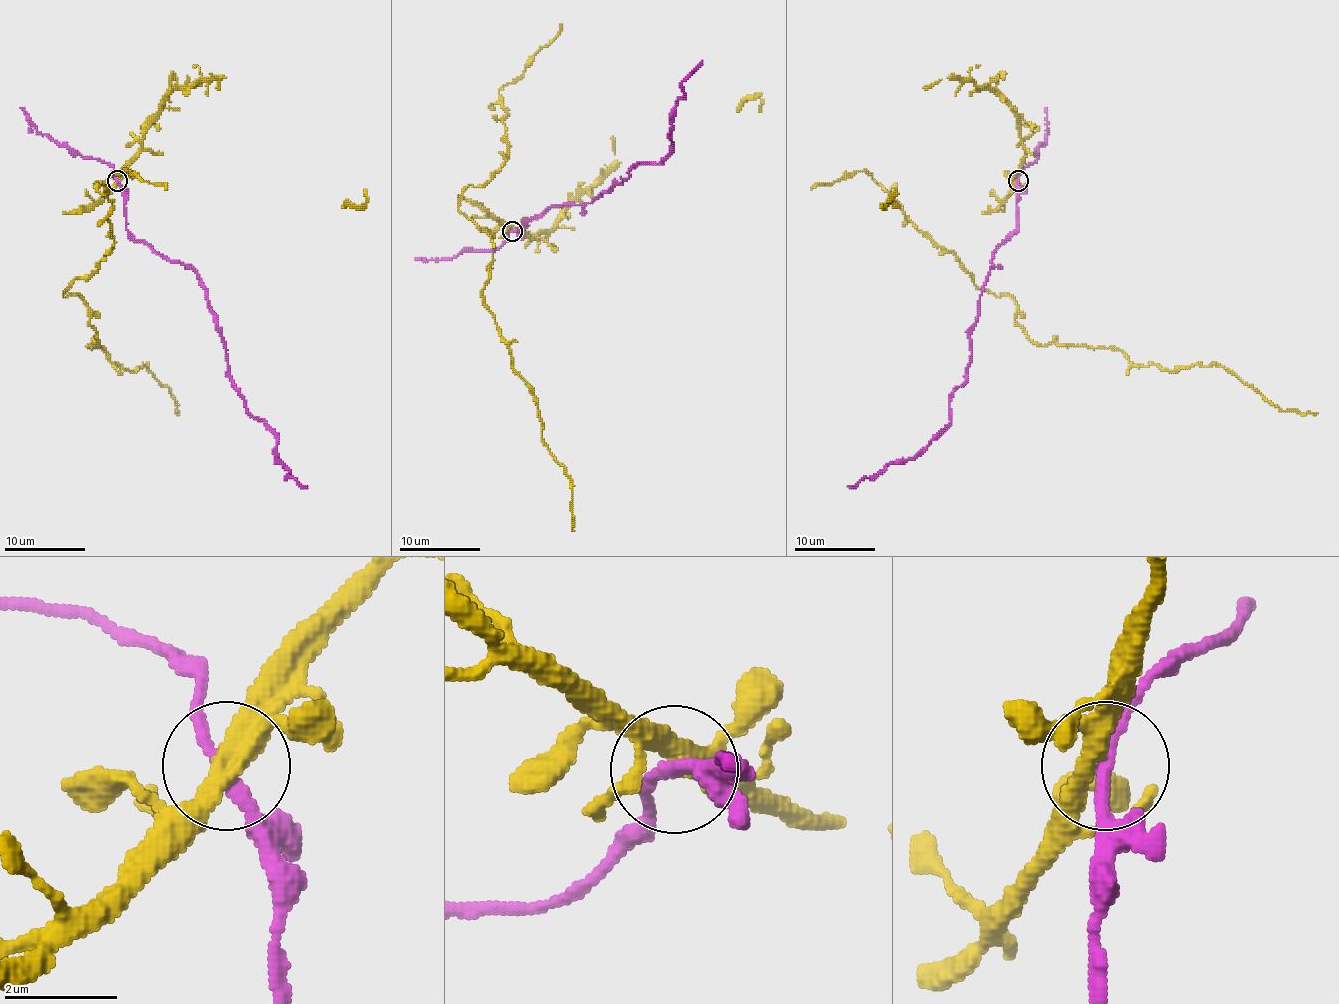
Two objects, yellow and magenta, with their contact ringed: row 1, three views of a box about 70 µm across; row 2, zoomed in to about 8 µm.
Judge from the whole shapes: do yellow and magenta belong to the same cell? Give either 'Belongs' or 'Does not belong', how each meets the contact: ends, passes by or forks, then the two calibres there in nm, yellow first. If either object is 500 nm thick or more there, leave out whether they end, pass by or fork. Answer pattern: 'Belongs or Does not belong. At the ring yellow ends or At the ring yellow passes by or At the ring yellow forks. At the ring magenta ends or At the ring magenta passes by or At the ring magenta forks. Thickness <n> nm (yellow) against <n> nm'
Belongs. At the ring yellow forks. At the ring magenta passes by. Thickness 320 nm (yellow) against 200 nm

